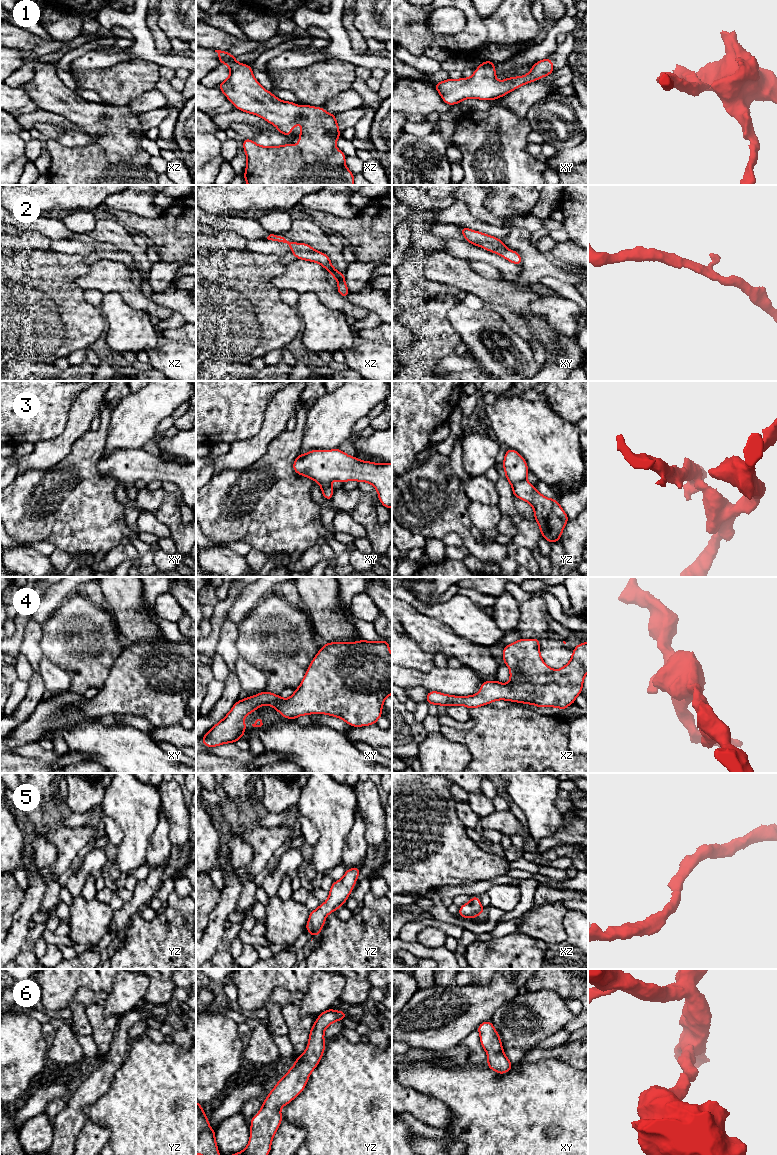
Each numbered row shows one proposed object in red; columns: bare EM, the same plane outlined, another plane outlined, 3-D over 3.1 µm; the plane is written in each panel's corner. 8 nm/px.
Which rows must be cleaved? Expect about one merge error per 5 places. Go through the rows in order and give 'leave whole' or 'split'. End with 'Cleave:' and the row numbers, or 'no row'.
1: leave whole
2: leave whole
3: split
4: leave whole
5: leave whole
6: leave whole
Cleave: 3

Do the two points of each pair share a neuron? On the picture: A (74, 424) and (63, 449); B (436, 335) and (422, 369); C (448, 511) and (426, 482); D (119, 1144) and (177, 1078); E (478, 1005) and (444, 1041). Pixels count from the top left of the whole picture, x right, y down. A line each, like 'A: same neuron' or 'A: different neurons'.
A: same neuron
B: same neuron
C: same neuron
D: same neuron
E: same neuron

